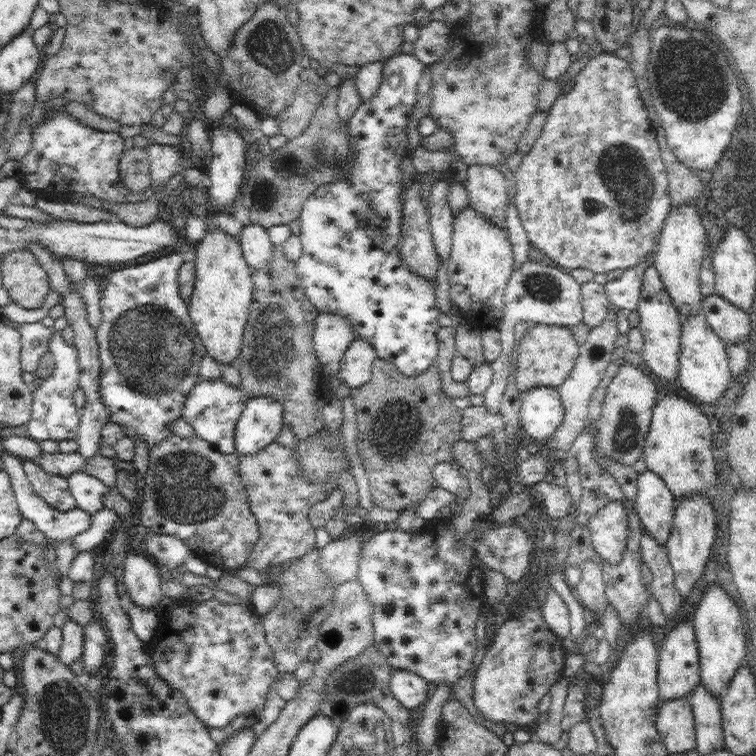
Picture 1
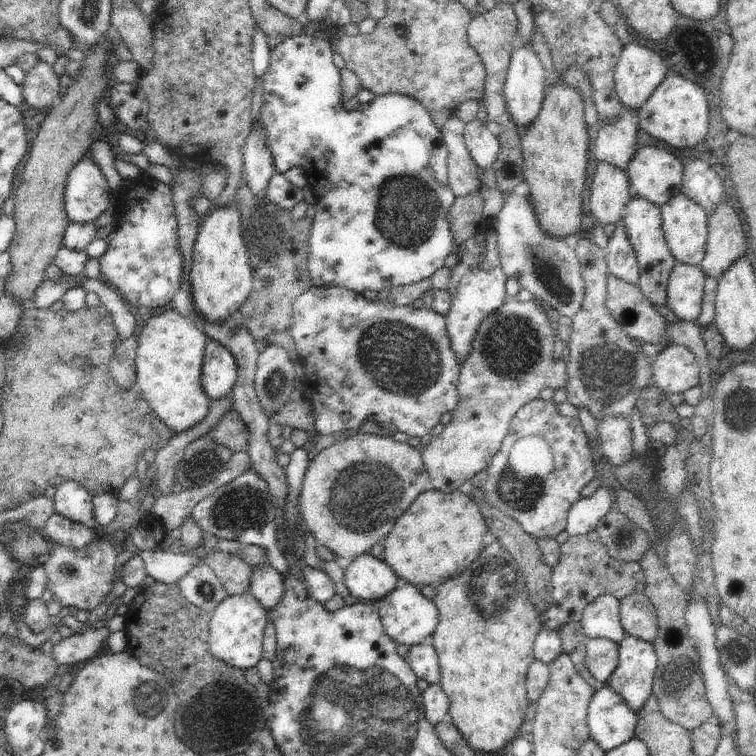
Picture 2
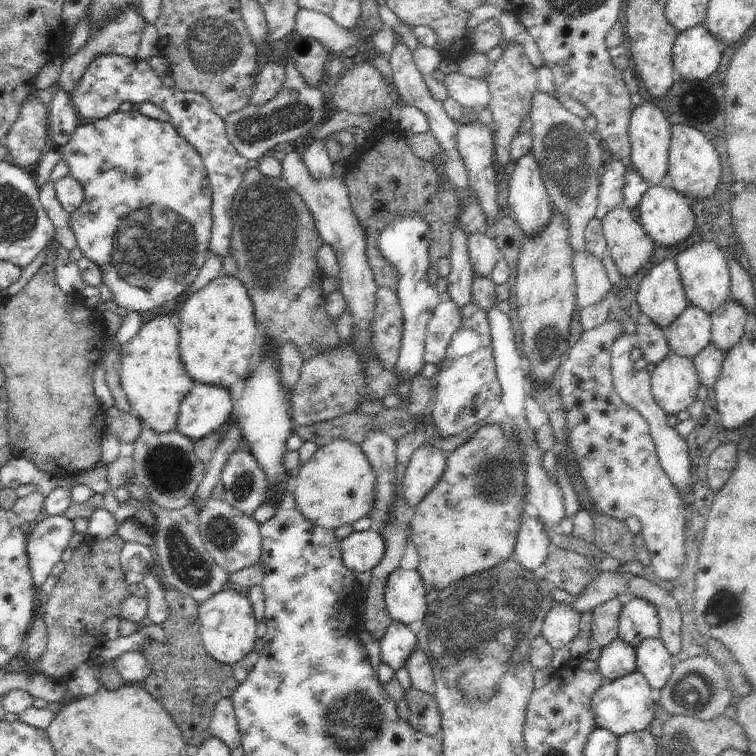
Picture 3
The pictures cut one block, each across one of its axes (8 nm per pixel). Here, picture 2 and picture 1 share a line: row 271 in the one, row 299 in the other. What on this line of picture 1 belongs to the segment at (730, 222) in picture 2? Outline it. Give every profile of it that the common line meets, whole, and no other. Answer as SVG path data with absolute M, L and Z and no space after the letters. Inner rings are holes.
M713 292L703 296L701 312L705 314L709 326L723 344L743 344L743 338L749 334L749 314L743 308L731 304L729 300Z

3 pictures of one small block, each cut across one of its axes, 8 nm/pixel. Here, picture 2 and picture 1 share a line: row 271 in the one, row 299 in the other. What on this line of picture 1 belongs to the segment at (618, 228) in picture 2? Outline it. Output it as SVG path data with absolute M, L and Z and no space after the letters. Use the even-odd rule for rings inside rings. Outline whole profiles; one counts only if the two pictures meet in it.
M637 264L635 268L629 268L621 274L619 280L611 280L605 282L605 294L609 304L613 304L617 310L623 310L625 314L637 310L637 302L639 302L639 294L641 294L641 278L645 272L645 264Z

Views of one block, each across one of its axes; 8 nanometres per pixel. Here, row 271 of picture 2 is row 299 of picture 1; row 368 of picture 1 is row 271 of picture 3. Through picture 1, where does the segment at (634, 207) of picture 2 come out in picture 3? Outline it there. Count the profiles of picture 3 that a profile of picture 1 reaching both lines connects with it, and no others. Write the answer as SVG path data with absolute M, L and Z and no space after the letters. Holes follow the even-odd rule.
M663 260L653 266L639 284L635 300L641 314L647 316L657 328L669 328L689 306L675 260Z

